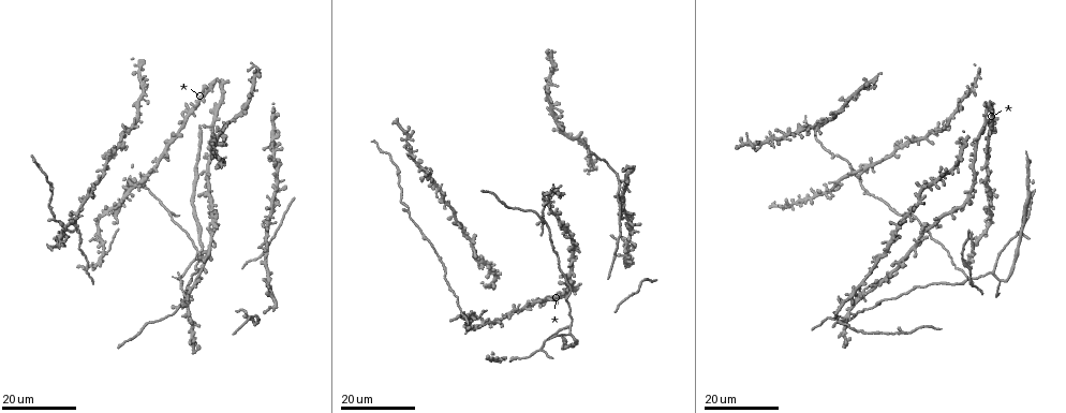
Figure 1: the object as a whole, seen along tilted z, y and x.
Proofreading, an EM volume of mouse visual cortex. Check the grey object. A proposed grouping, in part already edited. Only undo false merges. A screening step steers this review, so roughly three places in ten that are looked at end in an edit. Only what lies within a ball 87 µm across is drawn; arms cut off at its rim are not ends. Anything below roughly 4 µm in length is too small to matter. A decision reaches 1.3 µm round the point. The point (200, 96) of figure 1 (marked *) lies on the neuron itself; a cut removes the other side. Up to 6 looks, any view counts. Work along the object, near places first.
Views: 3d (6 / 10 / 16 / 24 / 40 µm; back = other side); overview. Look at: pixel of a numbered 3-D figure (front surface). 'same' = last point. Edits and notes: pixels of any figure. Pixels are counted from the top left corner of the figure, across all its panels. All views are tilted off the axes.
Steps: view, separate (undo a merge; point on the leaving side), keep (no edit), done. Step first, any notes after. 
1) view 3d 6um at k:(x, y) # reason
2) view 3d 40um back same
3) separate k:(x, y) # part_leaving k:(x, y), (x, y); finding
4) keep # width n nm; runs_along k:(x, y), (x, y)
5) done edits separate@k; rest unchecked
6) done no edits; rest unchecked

view 3d 16um at 1:(214, 223) # arms part here

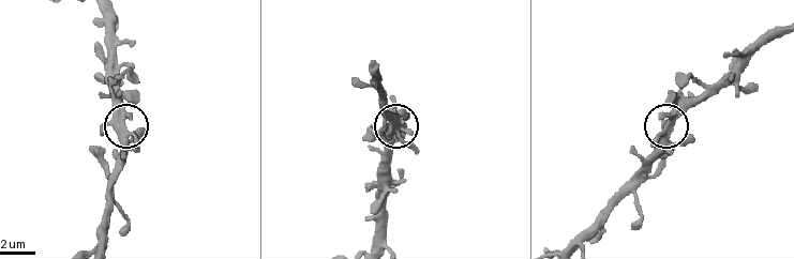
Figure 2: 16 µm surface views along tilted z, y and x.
view 3d 10um at 2:(126, 137)

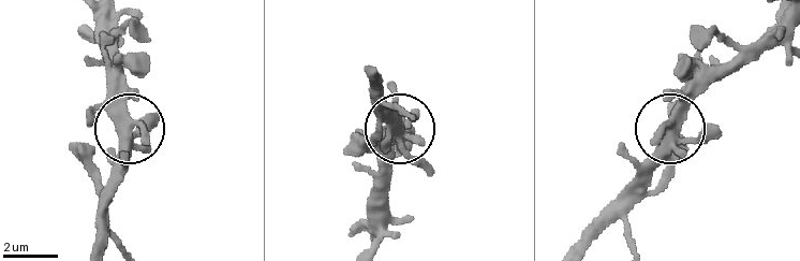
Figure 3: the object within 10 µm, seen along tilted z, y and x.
view 3d 6um at 3:(130, 128)

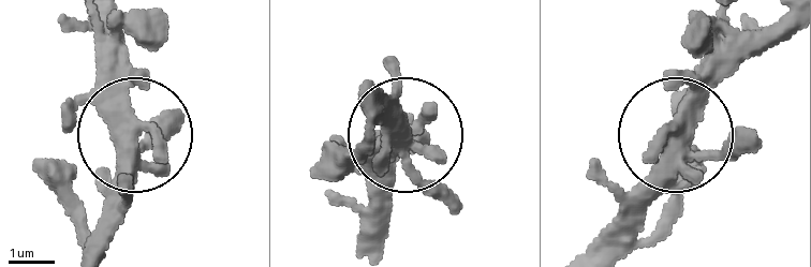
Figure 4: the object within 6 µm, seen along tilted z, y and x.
keep # width 370 nm; continuous, no second neuron

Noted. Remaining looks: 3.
view 3d 16um at 1:(194, 327) # four arms meet

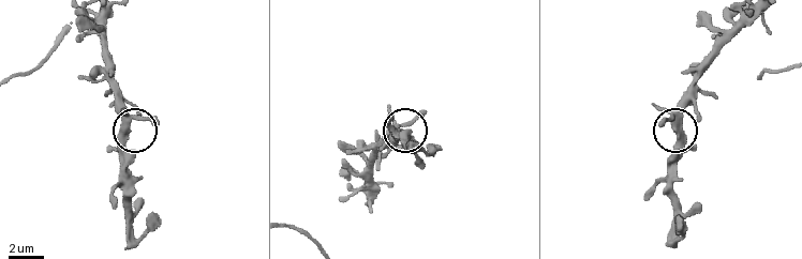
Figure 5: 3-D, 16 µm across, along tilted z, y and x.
view 3d 10um at 5:(130, 120) # closer look

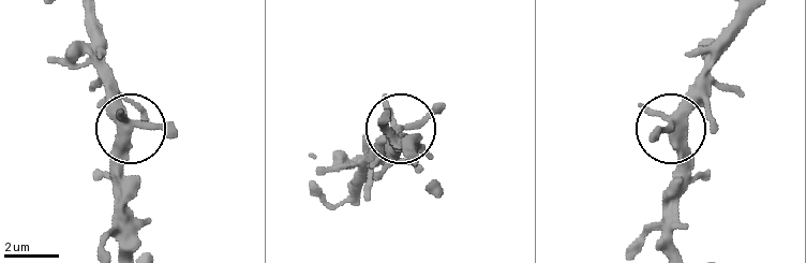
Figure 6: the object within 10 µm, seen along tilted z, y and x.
keep # arms 4; runs_along 6:(91, 13), (95, 67), (128, 135), (120, 220); all the same neuron

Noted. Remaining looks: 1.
done no edits; rest unchecked

